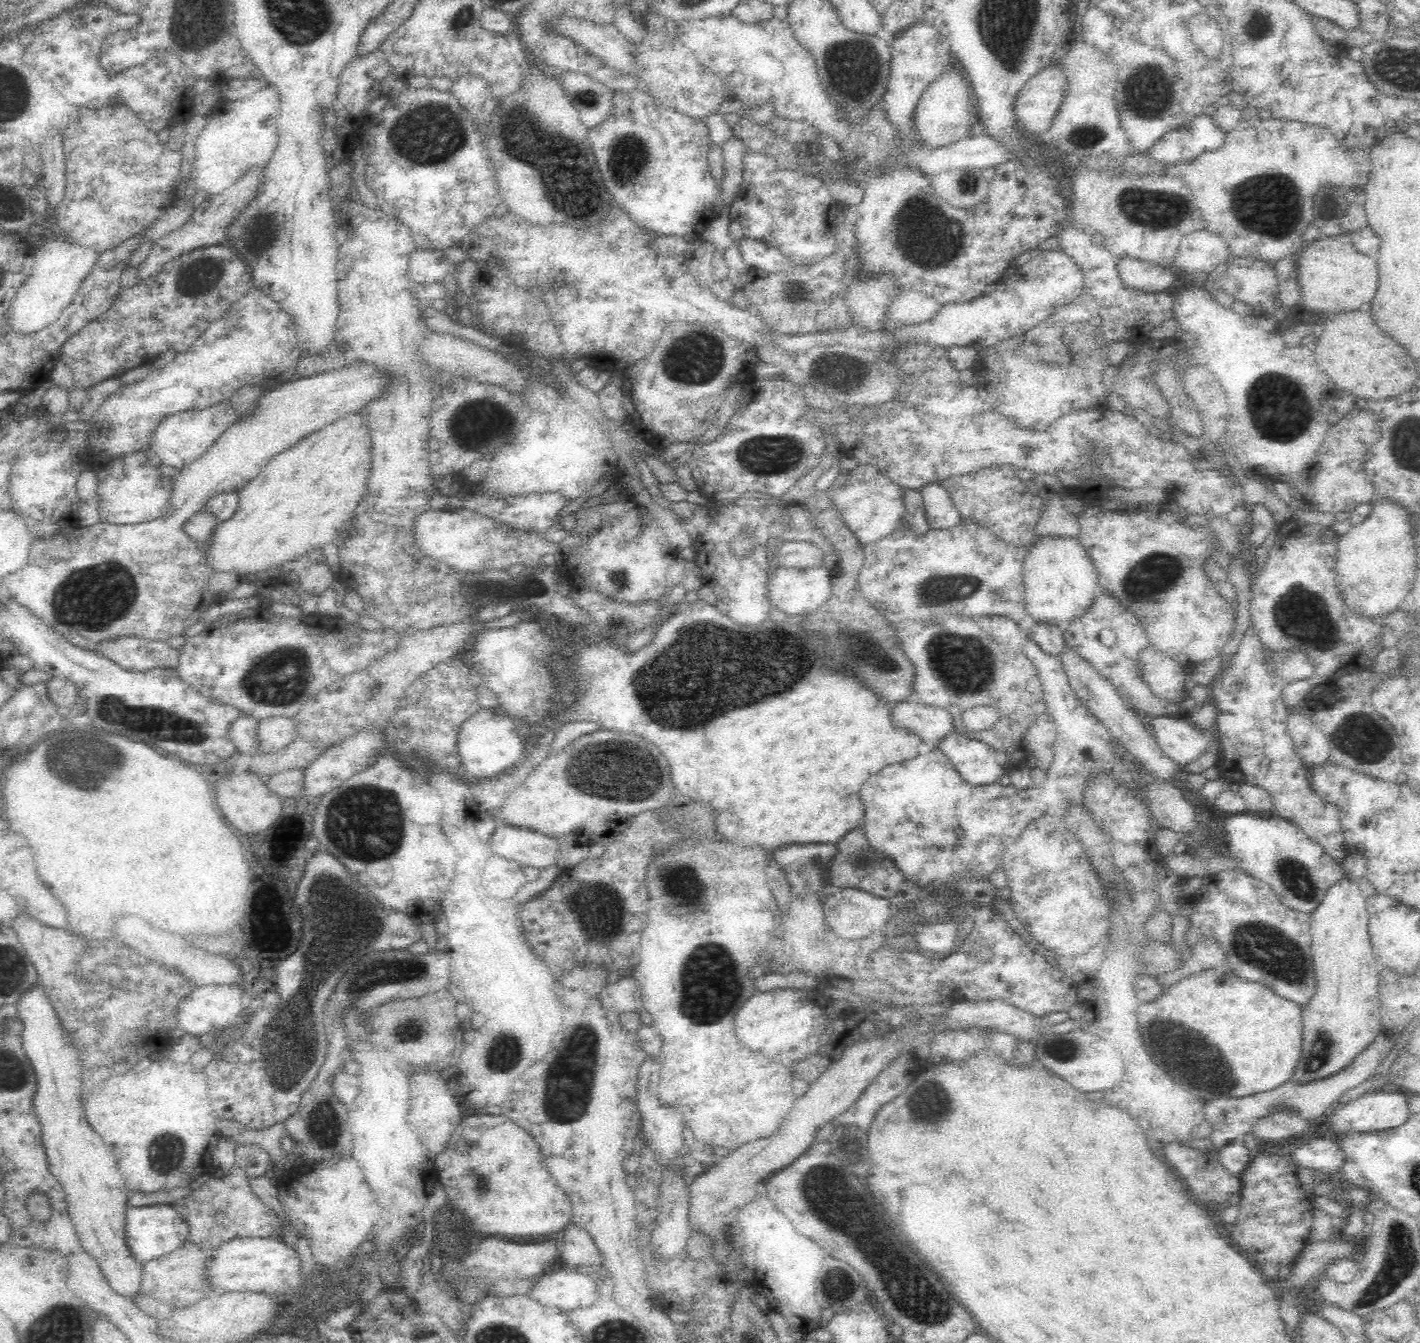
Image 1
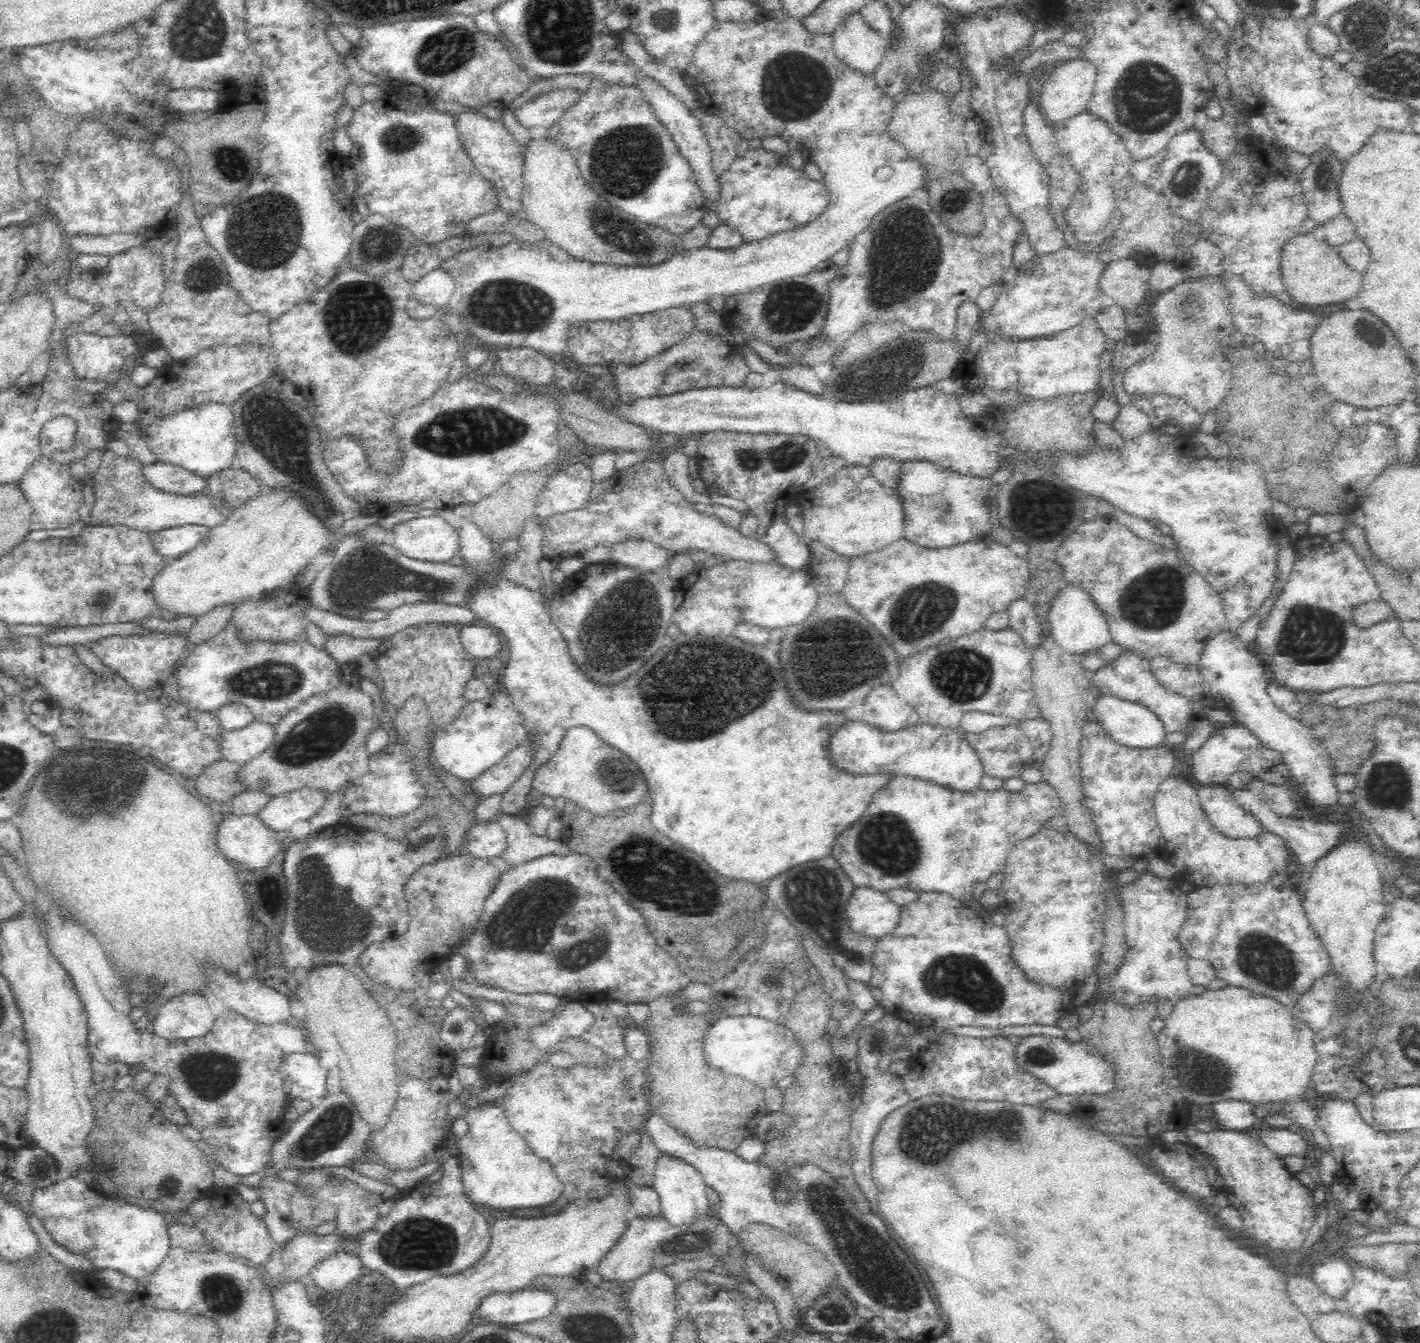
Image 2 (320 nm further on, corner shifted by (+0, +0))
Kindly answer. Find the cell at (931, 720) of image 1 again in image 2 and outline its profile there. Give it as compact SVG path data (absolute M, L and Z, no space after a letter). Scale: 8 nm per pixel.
M891 686L872 691L858 712L860 720L883 733L920 723L918 712L903 701Z

